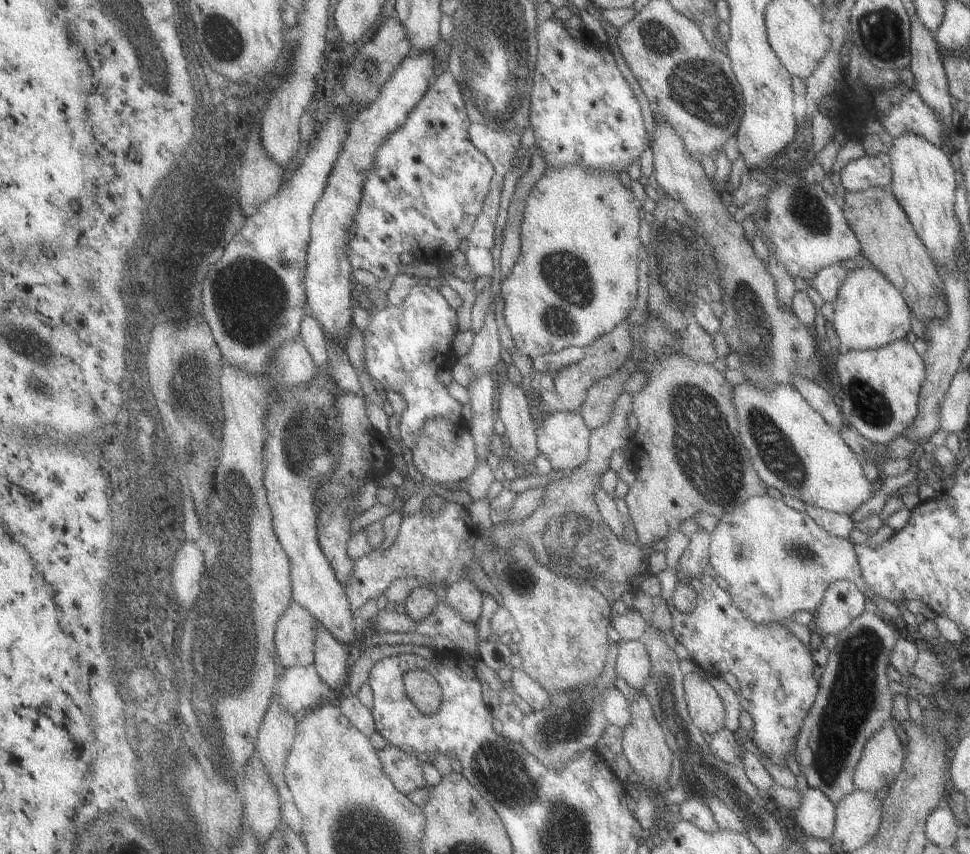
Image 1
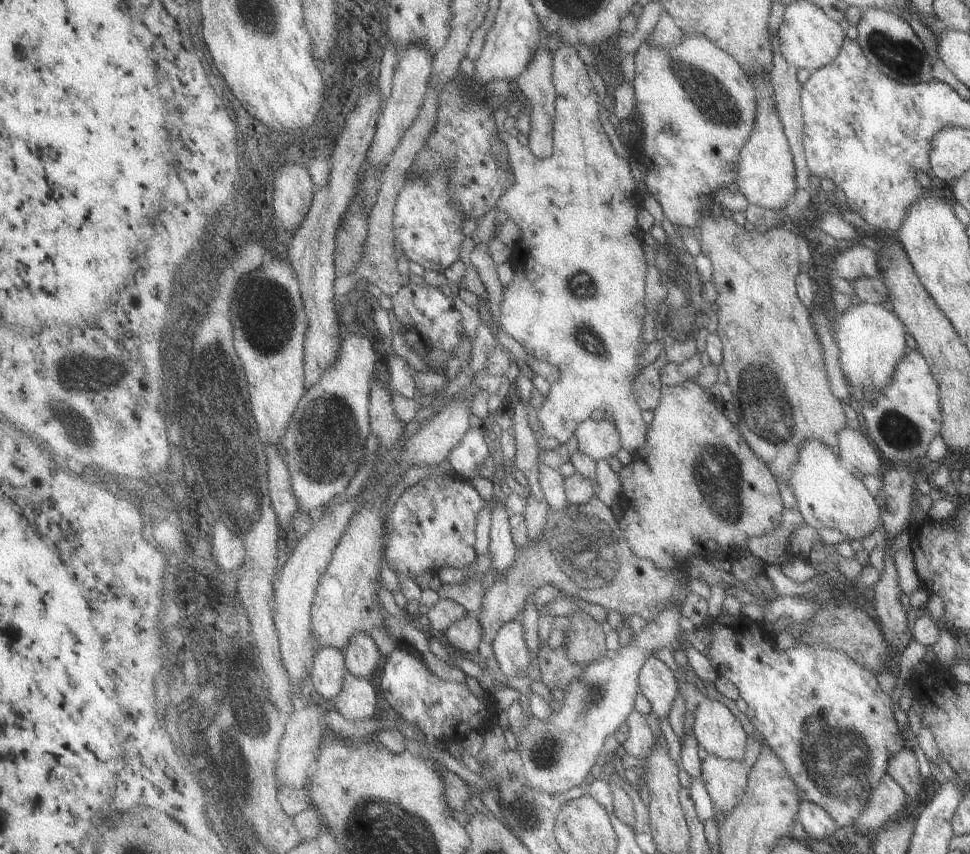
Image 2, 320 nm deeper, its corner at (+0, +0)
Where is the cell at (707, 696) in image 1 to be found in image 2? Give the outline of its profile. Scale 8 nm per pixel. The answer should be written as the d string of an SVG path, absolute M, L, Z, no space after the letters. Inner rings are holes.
M703 699L693 714L696 739L708 755L722 759L746 759L748 736L741 720L719 700Z

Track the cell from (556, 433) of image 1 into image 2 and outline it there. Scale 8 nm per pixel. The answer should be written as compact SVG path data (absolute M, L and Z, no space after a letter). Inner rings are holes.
M587 419L574 432L579 443L579 450L595 460L613 458L624 444L614 422Z

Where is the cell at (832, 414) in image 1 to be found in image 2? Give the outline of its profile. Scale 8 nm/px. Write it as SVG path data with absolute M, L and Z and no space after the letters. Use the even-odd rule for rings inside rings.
M849 427L841 429L836 445L841 462L846 463L850 468L857 468L864 476L882 476L886 463L877 454L869 438L861 435L860 431Z

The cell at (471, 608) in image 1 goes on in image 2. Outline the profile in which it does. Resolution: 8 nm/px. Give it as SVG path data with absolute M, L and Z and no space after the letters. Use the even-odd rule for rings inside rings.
M470 611L445 632L448 642L464 654L475 654L479 650L479 642L483 639L484 628L480 623L480 613Z

